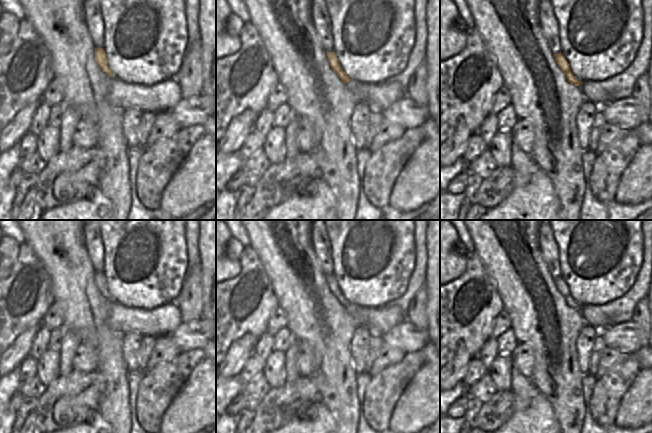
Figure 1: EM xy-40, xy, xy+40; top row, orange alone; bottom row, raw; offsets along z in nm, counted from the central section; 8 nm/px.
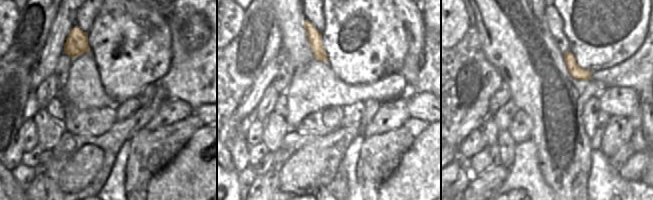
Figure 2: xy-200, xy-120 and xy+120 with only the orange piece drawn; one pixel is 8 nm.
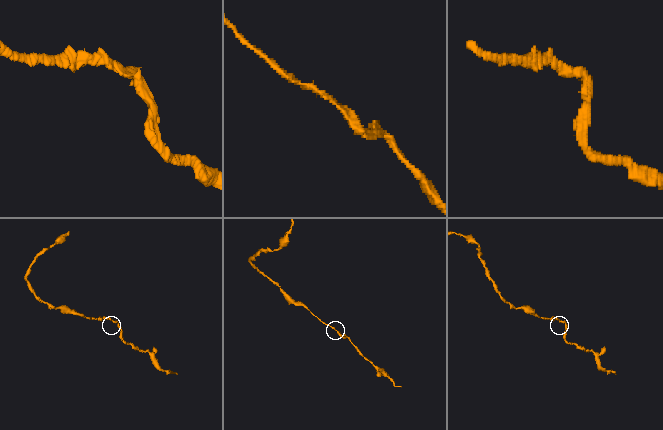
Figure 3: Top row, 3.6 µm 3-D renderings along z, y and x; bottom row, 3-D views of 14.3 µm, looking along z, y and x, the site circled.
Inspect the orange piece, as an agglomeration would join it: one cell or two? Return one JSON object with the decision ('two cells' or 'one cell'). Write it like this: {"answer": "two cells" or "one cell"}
{"answer": "one cell"}

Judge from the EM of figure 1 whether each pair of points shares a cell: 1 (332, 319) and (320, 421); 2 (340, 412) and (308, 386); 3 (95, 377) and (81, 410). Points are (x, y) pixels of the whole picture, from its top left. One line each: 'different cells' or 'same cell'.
1: different cells
2: different cells
3: same cell

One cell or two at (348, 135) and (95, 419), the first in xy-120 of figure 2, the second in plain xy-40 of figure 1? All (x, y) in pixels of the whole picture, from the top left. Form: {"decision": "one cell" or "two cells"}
{"decision": "two cells"}

